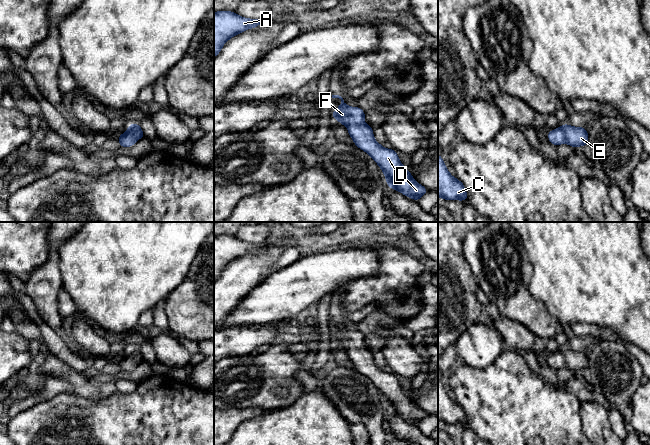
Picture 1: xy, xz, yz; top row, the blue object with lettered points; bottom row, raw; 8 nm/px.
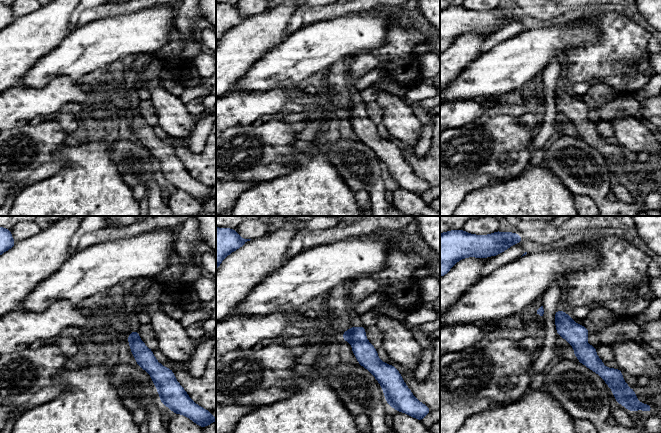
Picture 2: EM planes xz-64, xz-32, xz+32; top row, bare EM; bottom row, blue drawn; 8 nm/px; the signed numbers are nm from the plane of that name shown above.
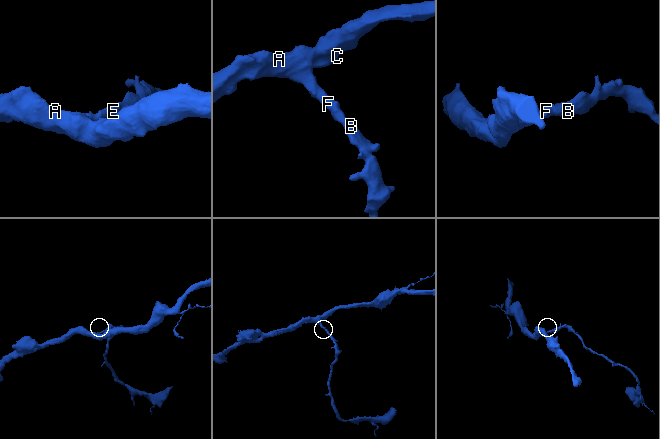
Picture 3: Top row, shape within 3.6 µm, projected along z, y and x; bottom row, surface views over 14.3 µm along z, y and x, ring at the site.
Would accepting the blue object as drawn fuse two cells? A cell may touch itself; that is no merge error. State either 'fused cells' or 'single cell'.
single cell

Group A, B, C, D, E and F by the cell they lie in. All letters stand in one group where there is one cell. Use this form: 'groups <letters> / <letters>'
groups A B C D E F

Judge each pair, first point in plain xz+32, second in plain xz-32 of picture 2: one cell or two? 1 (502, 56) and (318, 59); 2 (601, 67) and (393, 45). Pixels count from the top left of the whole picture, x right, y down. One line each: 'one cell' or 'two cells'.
1: one cell
2: one cell

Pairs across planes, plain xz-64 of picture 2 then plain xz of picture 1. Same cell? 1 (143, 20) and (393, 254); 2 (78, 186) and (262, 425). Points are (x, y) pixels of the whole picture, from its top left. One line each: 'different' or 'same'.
1: different
2: same

